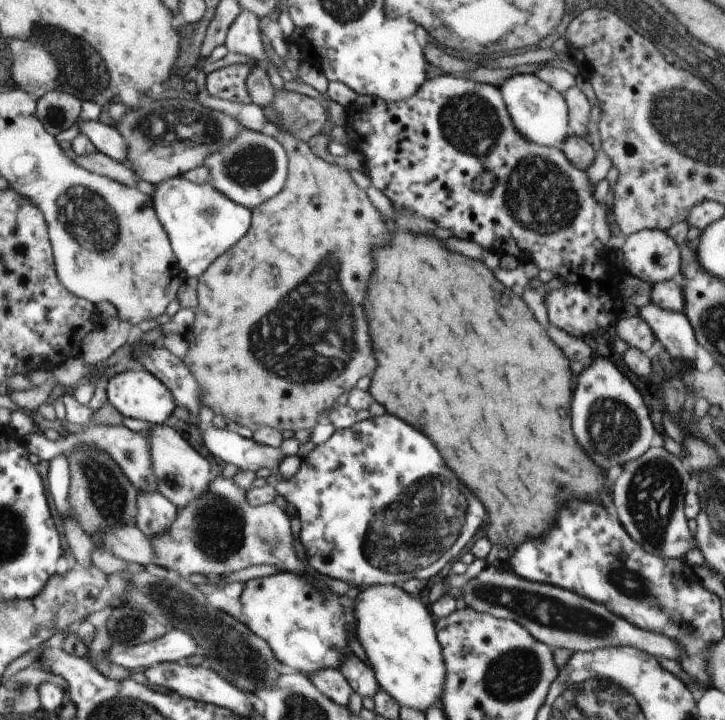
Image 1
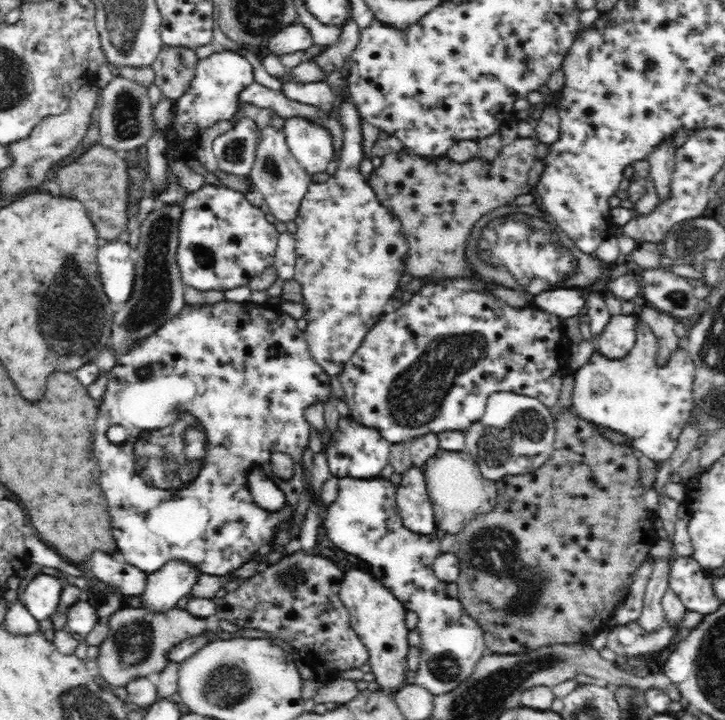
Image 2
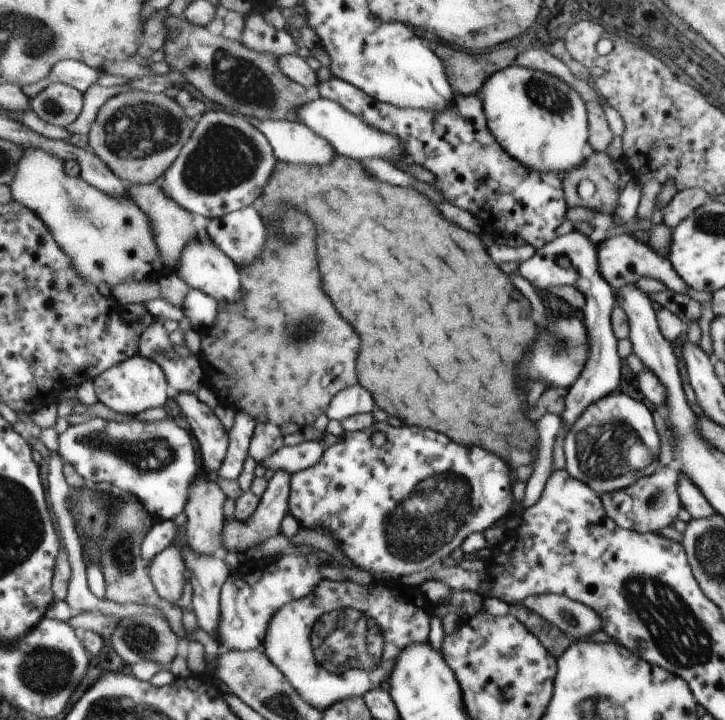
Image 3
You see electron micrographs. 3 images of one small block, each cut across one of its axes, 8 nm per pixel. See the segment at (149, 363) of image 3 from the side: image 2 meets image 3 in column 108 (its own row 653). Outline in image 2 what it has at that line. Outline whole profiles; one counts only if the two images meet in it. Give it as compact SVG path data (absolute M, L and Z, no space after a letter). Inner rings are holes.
M348 566L344 571L339 597L349 612L352 629L371 653L368 664L371 672L377 676L375 682L380 685L380 689L394 696L405 686L404 682L407 680L405 674L408 670L407 654L410 648L407 640L409 630L404 622L407 608L380 579L358 566Z

